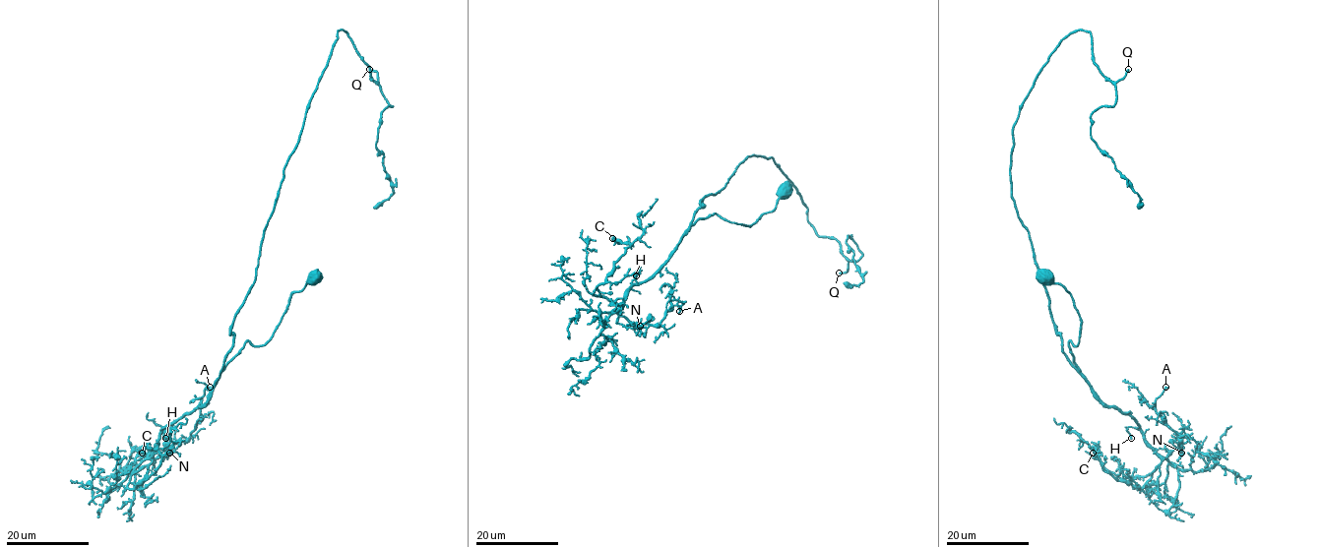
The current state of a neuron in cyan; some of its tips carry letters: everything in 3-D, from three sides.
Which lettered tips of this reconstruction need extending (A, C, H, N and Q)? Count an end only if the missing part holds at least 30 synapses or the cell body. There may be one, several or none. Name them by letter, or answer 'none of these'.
Q

